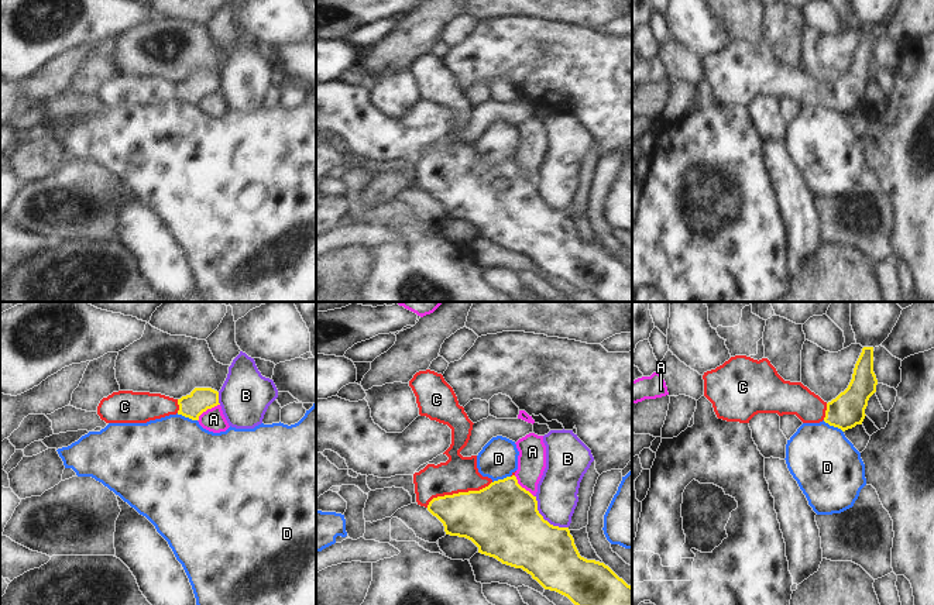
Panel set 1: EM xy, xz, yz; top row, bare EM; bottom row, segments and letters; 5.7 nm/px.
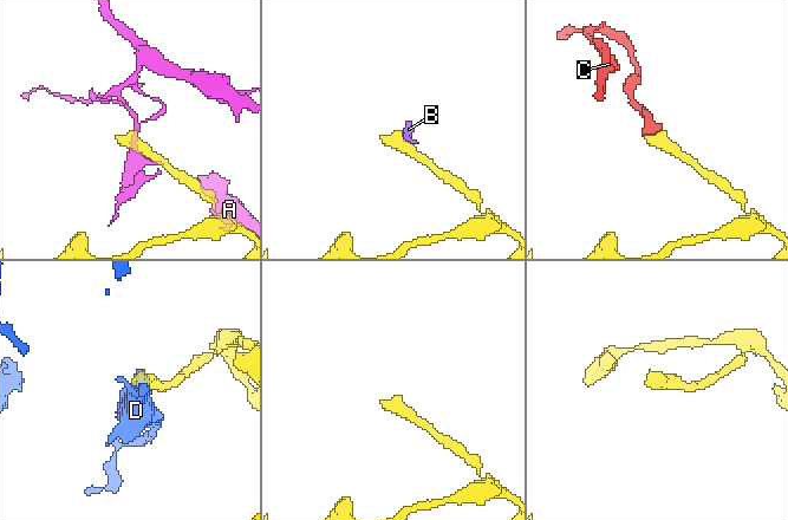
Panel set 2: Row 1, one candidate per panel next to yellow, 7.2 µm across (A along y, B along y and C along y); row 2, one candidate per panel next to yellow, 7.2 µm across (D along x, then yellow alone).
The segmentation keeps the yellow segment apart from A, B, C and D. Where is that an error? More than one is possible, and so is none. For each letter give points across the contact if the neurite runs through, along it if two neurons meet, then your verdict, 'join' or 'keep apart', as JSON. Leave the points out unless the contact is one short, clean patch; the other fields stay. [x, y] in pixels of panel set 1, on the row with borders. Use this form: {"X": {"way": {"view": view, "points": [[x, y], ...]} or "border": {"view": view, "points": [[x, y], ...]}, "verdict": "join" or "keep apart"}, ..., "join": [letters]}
{"A": {"border": {"view": "xy", "points": [[219, 404], [208, 408], [198, 420]]}, "verdict": "keep apart"}, "B": {"border": {"view": "xz", "points": [[535, 495], [538, 512], [550, 523], [567, 528]]}, "verdict": "keep apart"}, "C": {"verdict": "join"}, "D": {"verdict": "keep apart"}, "join": ["C"]}

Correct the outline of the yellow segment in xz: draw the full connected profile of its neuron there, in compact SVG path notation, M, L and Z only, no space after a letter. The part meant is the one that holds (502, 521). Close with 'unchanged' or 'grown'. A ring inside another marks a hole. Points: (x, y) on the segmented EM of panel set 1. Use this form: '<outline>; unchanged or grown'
M419 371L409 381L409 386L416 396L419 415L451 429L451 444L443 453L449 460L437 465L427 464L413 474L418 505L443 523L446 534L471 540L478 553L522 568L545 589L567 597L574 605L632 605L632 587L604 563L581 557L569 527L553 526L543 519L536 496L518 484L515 472L492 481L478 472L477 456L460 454L470 440L474 423L442 374Z; grown

